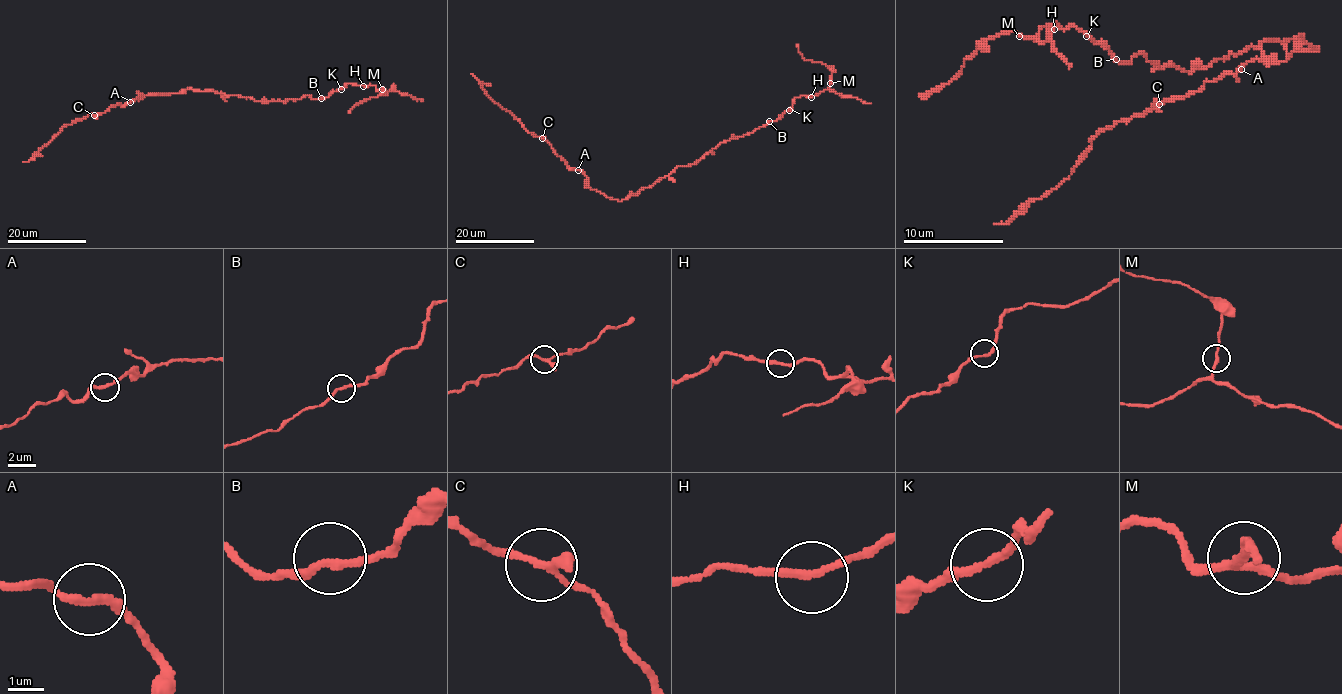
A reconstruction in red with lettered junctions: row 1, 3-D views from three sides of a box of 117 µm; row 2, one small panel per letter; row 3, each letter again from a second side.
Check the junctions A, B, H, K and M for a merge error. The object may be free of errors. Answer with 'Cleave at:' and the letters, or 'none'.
Cleave at: none

